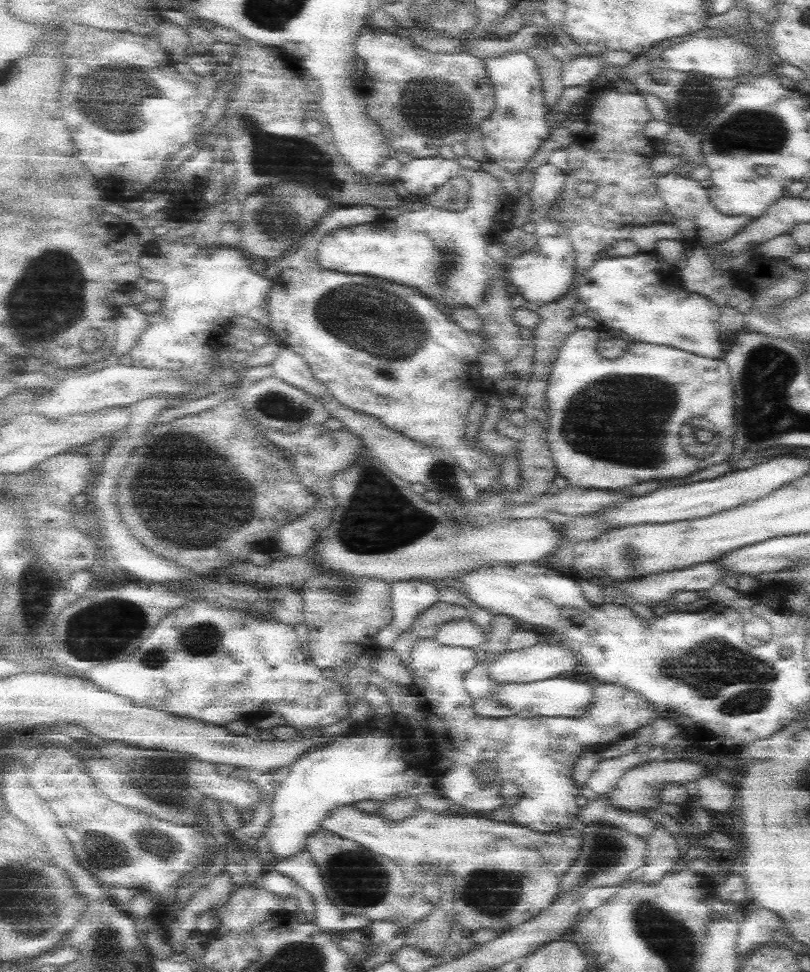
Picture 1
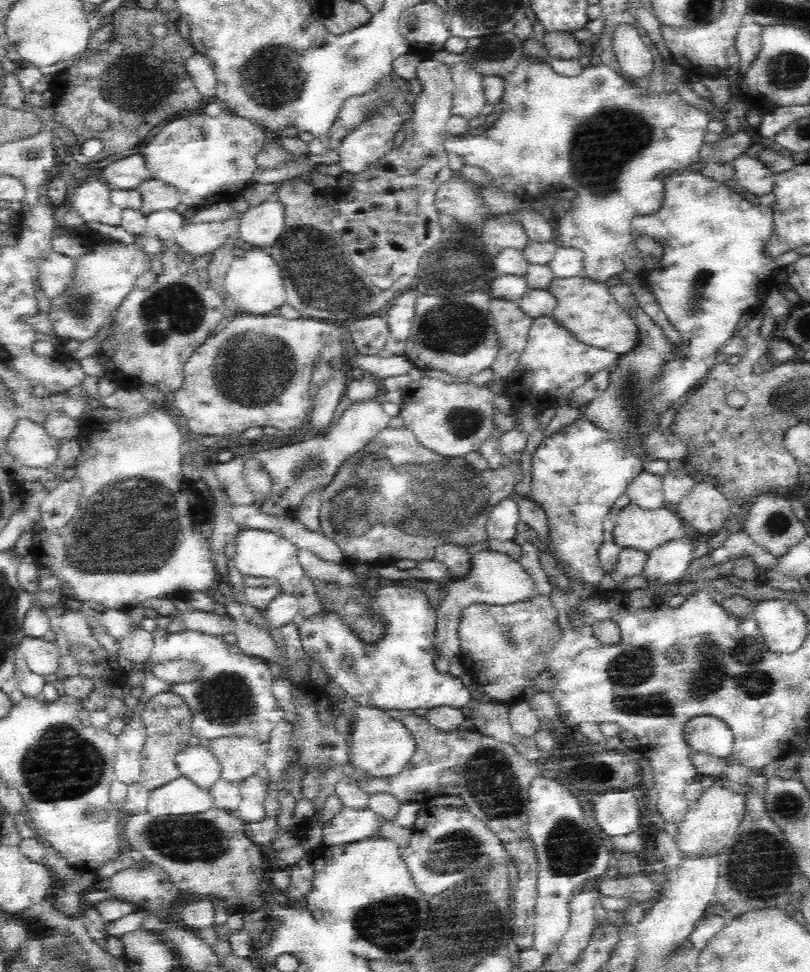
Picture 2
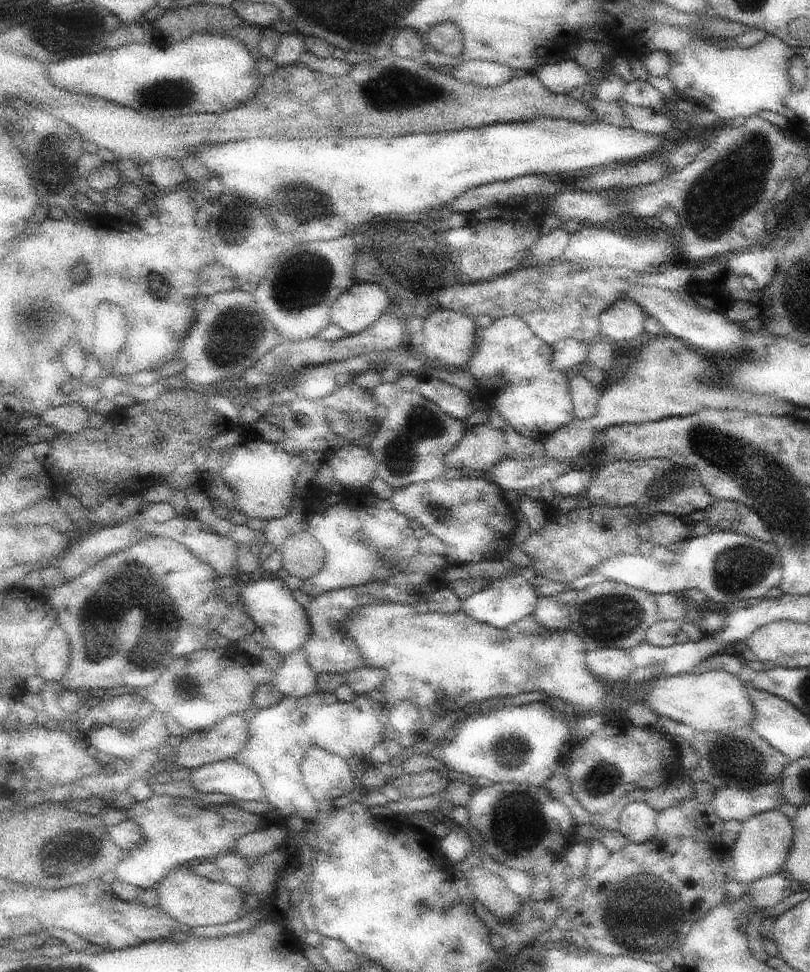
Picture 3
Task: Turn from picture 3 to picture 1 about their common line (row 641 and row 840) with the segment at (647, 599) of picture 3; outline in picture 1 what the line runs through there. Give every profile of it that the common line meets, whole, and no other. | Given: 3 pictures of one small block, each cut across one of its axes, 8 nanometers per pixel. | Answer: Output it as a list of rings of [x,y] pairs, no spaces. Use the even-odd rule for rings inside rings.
[[[598,821],[598,823],[582,825],[581,832],[582,847],[580,847],[580,853],[578,853],[578,857],[574,859],[574,864],[566,871],[566,875],[562,877],[560,889],[558,889],[558,895],[554,897],[554,901],[558,900],[558,898],[560,898],[564,892],[568,892],[568,890],[576,890],[578,894],[584,894],[588,892],[588,890],[592,890],[592,888],[622,885],[624,879],[632,874],[638,874],[645,867],[649,849],[647,840],[630,833],[628,829],[622,829],[622,827],[612,823],[600,823],[600,821]]]

